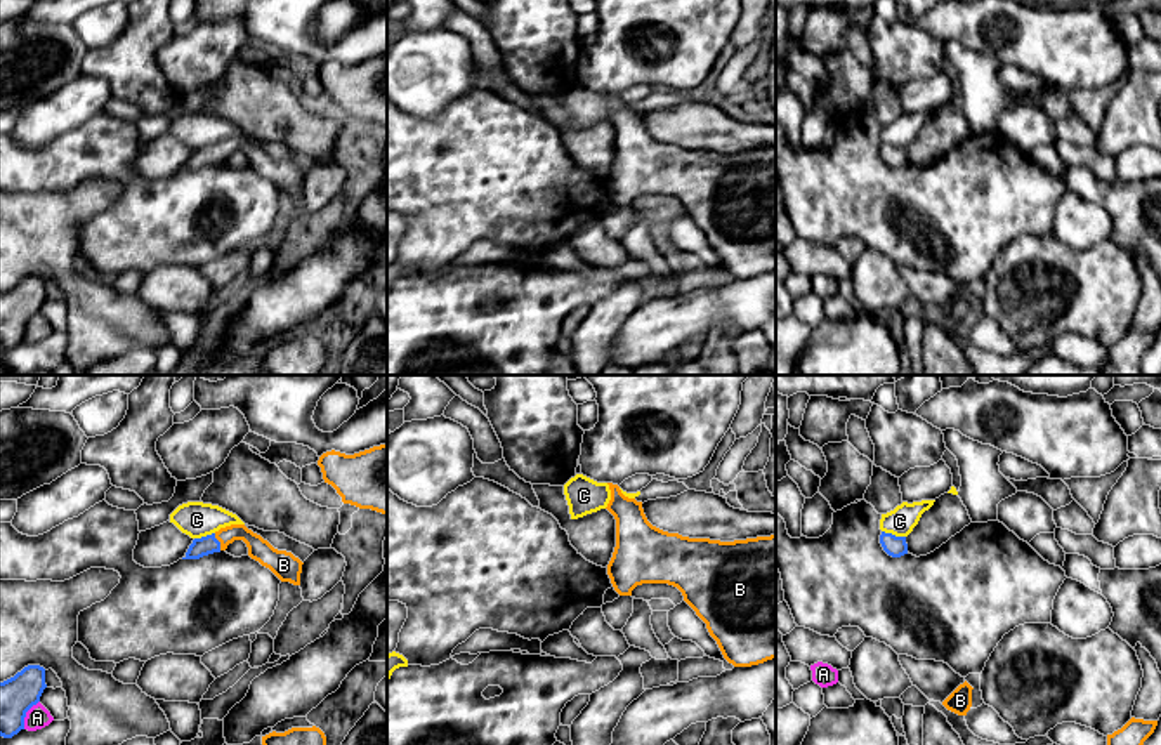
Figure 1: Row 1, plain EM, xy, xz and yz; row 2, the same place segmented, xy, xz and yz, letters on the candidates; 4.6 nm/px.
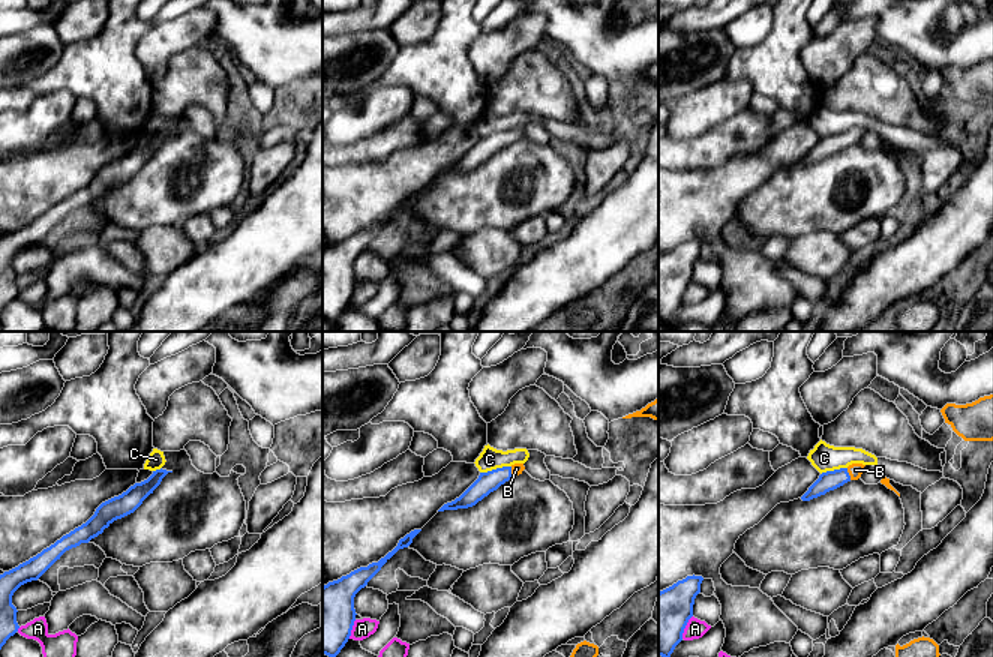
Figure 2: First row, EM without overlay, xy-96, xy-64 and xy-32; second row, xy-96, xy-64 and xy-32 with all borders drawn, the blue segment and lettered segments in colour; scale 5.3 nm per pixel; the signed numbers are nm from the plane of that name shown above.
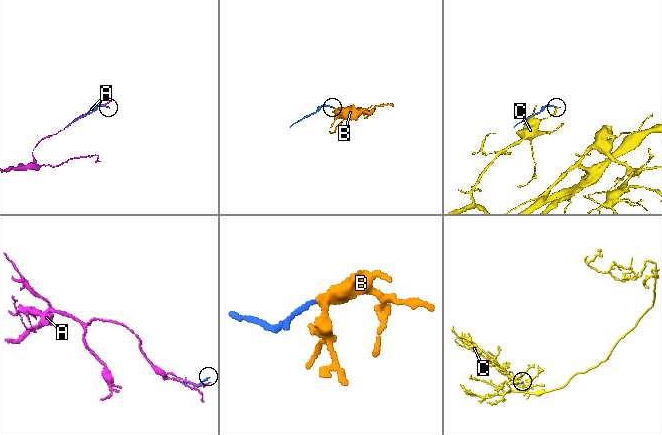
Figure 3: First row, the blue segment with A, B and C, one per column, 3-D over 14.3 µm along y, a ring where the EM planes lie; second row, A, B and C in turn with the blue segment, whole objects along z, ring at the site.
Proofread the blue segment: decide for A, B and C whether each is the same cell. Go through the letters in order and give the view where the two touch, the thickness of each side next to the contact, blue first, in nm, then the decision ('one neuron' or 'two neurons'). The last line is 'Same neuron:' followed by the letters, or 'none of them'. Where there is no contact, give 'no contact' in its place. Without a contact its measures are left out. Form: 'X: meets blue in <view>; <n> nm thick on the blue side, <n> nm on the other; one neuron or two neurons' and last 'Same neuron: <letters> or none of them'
A: meets blue in xy; 170 nm thick on the blue side, 110 nm on the other; two neurons
B: meets blue in xy; 90 nm thick on the blue side, 110 nm on the other; one neuron
C: meets blue in yz; 100 nm thick on the blue side, 130 nm on the other; two neurons
Same neuron: B

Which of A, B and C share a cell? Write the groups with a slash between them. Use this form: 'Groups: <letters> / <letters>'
Groups: A / B / C

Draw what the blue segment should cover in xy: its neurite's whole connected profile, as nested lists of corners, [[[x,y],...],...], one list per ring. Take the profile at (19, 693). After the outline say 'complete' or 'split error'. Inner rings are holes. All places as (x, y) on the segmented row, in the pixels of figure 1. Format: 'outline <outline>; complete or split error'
outline [[[28,665],[0,682],[0,736],[12,738],[24,729],[26,712],[40,702],[45,688],[45,669],[40,665]]]; complete

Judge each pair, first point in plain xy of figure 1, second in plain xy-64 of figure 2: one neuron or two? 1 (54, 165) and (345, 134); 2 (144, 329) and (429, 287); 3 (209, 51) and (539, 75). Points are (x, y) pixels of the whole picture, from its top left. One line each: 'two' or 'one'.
1: two
2: one
3: two

